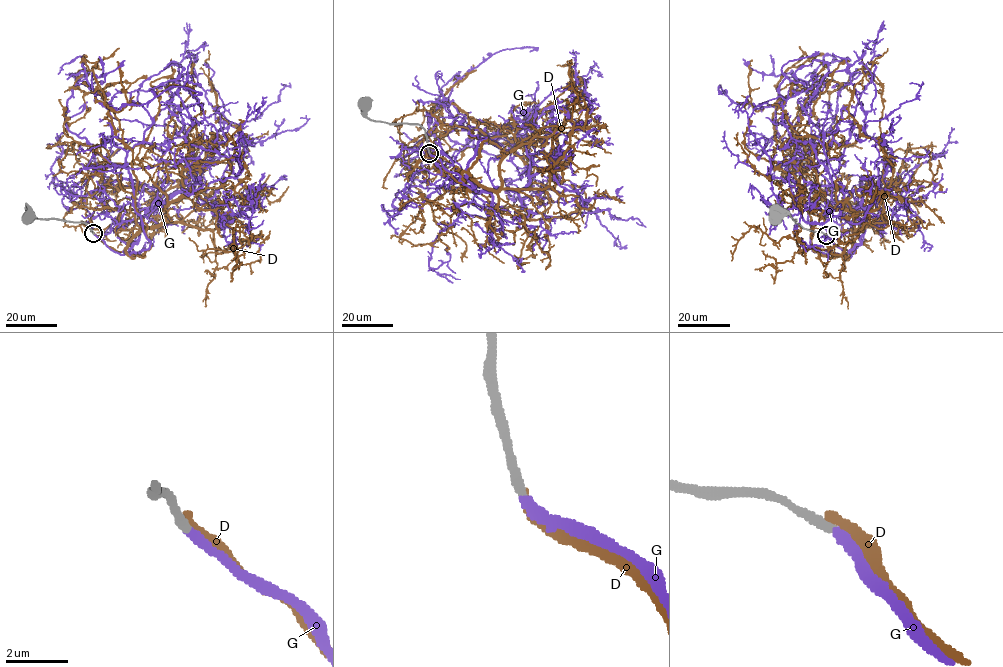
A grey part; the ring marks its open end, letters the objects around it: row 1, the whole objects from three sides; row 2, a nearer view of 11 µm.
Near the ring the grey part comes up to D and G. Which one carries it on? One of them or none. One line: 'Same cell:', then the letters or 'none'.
Same cell: G

